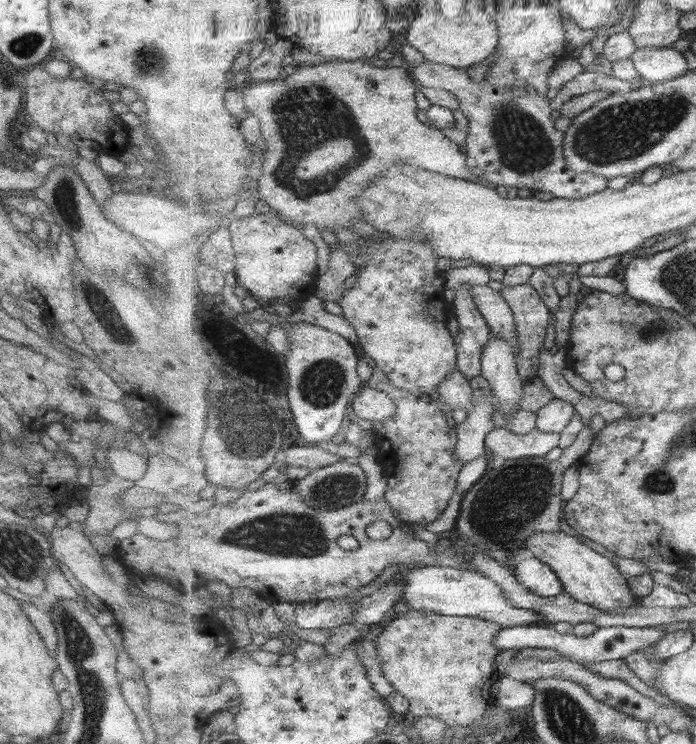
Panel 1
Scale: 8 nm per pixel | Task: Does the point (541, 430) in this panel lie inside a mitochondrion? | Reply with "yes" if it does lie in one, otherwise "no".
no

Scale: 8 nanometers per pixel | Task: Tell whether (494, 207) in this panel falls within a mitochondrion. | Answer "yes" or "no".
no

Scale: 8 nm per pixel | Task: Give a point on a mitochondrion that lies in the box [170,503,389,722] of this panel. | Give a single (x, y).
(288, 533)

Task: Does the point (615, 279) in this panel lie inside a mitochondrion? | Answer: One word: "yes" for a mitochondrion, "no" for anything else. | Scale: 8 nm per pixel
no

